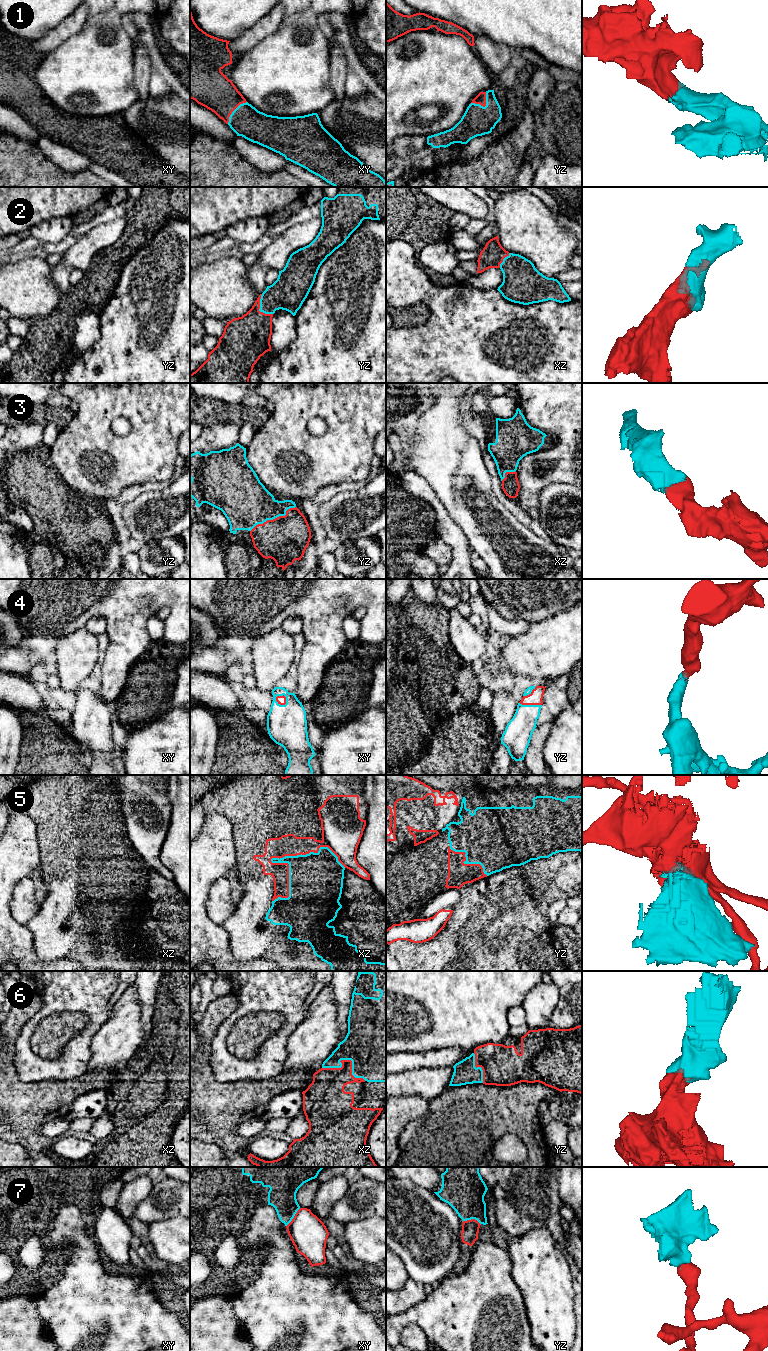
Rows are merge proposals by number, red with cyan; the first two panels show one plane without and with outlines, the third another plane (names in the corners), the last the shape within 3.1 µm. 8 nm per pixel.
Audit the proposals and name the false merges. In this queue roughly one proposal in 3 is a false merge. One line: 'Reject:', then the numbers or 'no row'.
Reject: 5, 7

